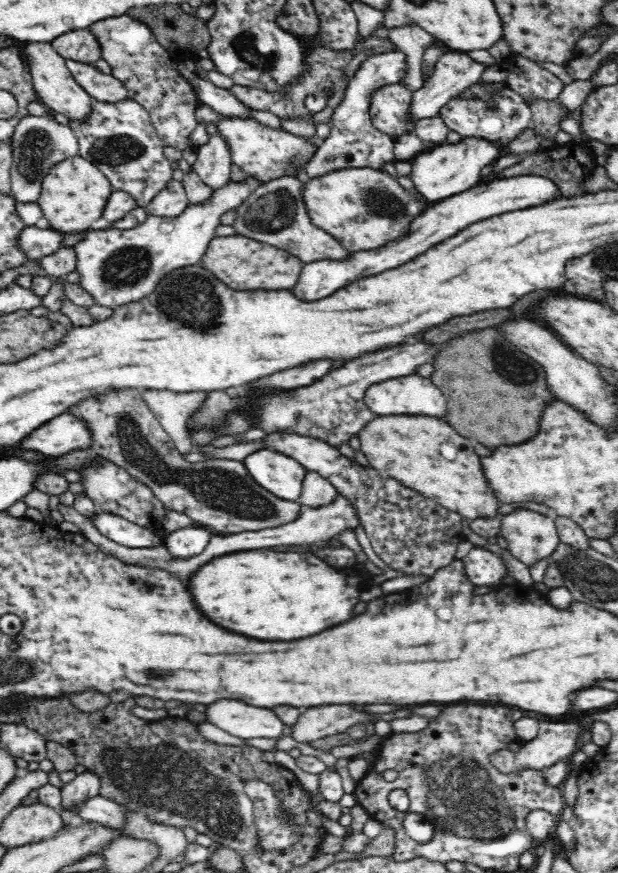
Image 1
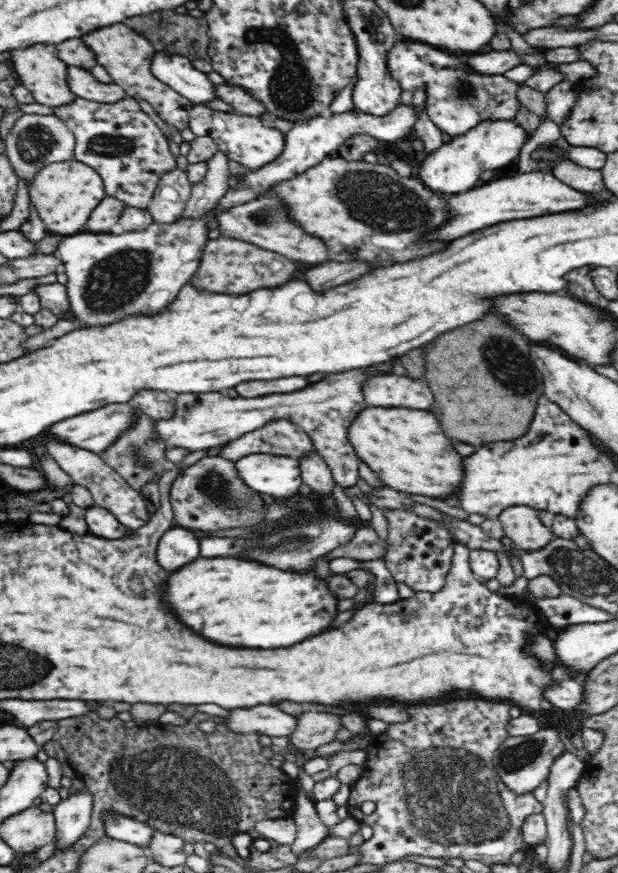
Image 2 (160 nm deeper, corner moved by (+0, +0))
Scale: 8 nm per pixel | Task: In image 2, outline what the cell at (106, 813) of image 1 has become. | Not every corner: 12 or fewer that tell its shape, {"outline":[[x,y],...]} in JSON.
{"outline":[[108,812],[106,835],[148,849],[156,832],[145,822]]}

